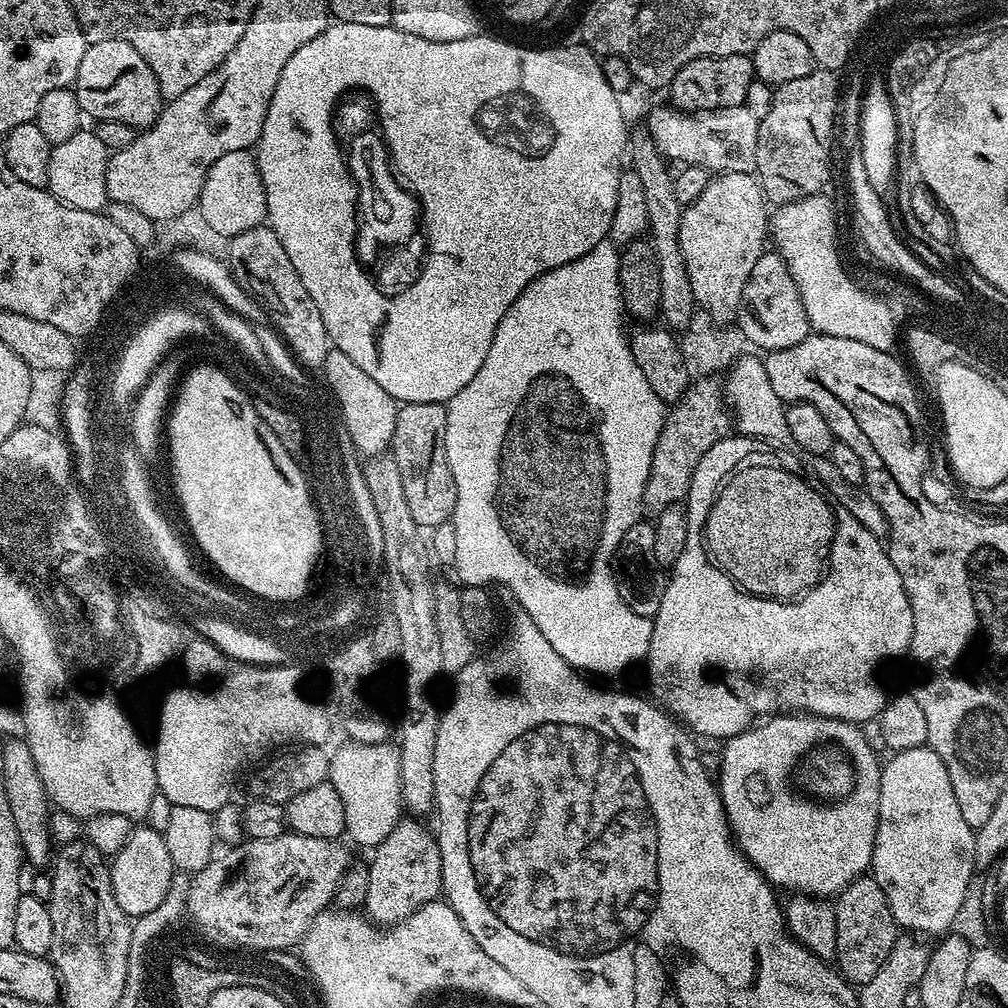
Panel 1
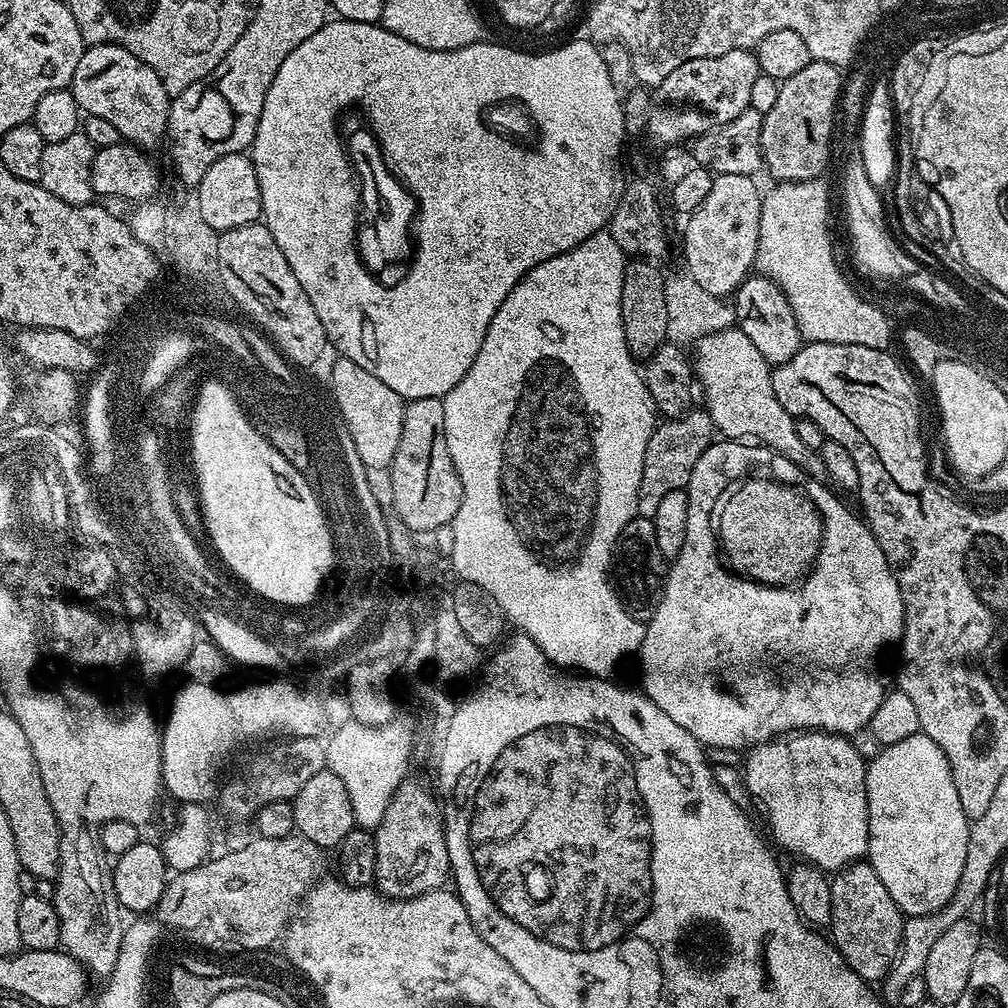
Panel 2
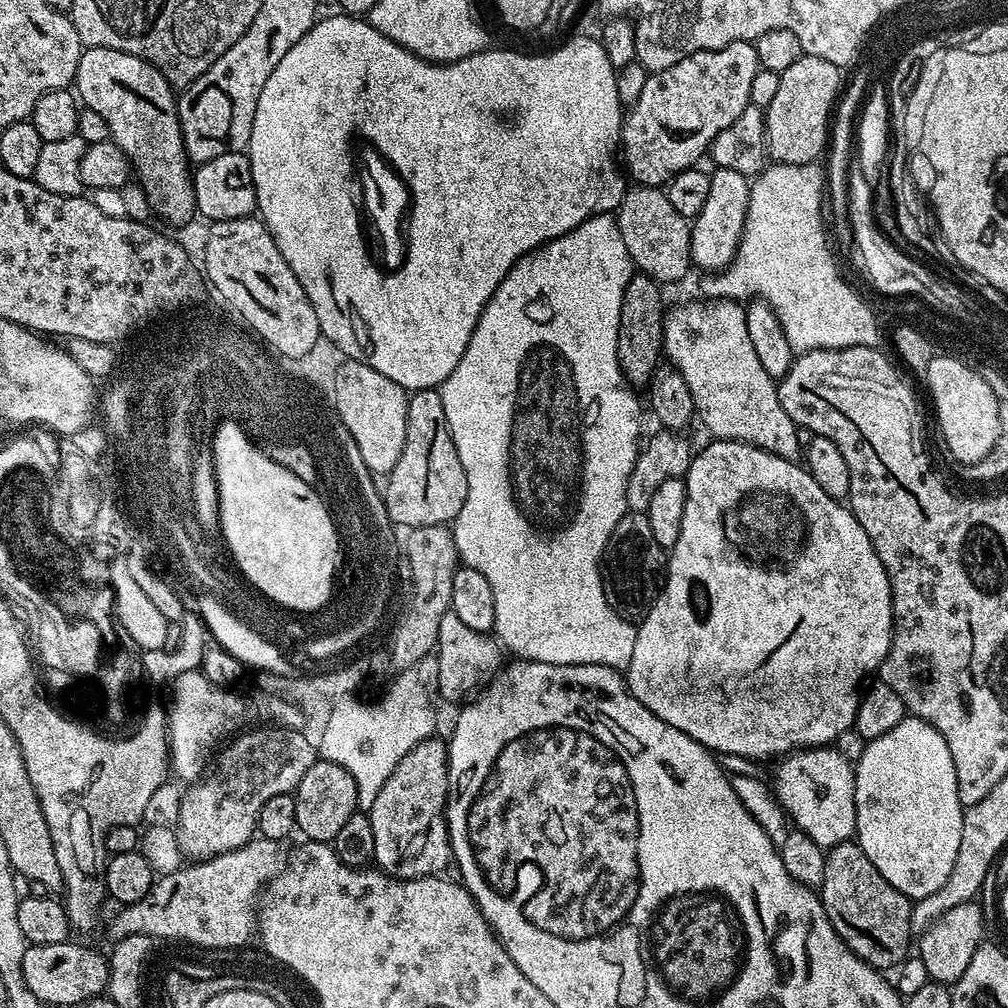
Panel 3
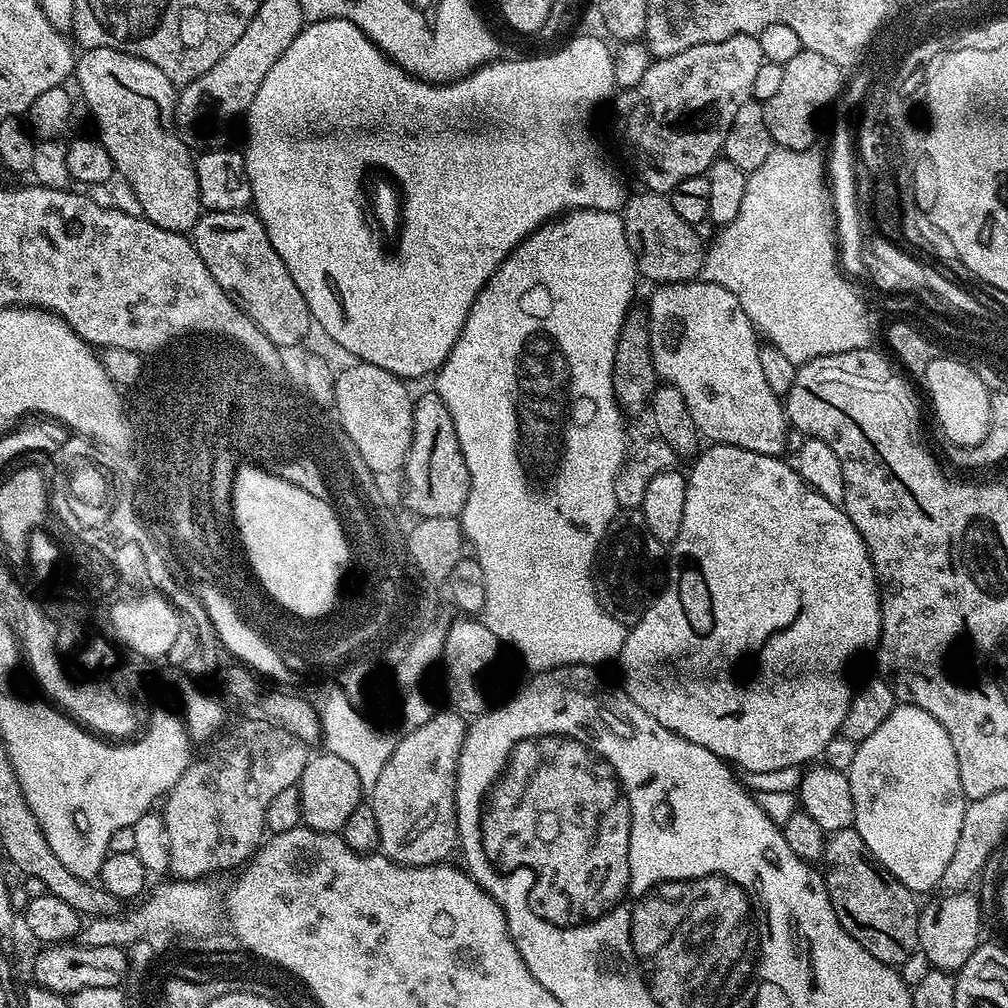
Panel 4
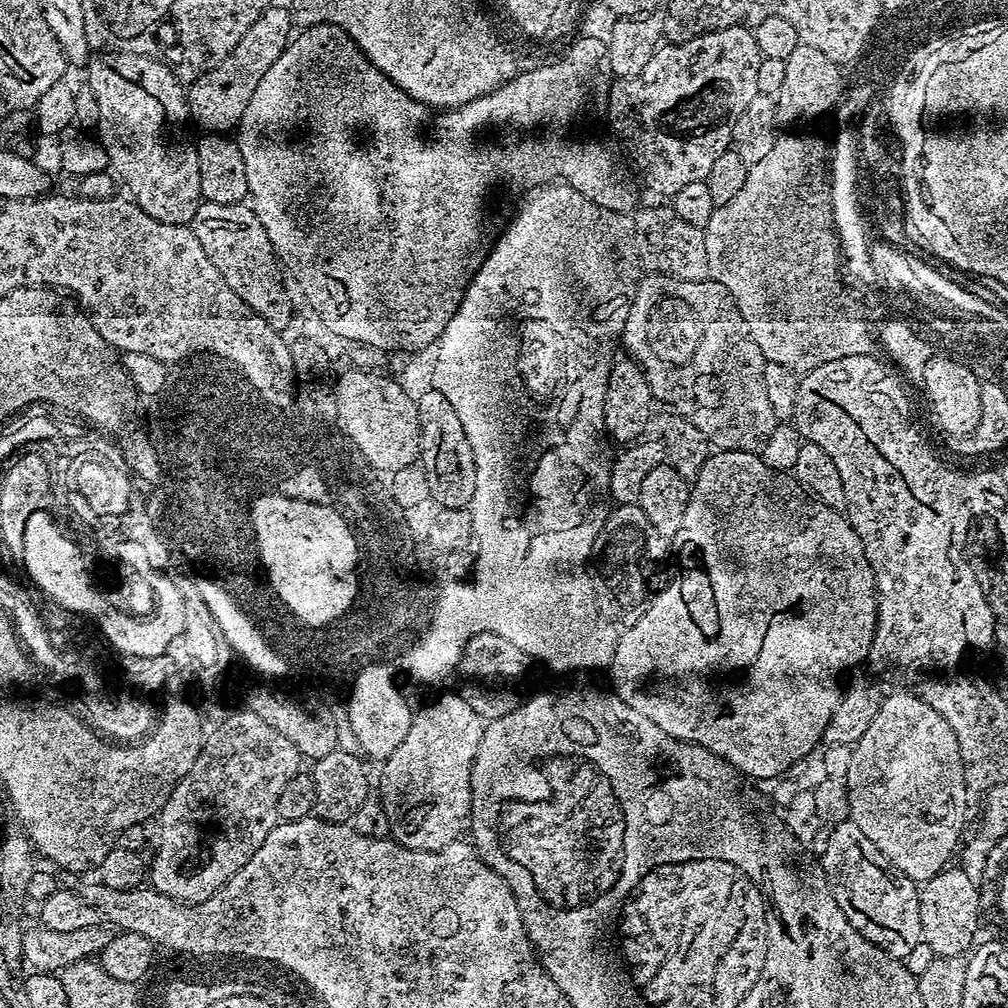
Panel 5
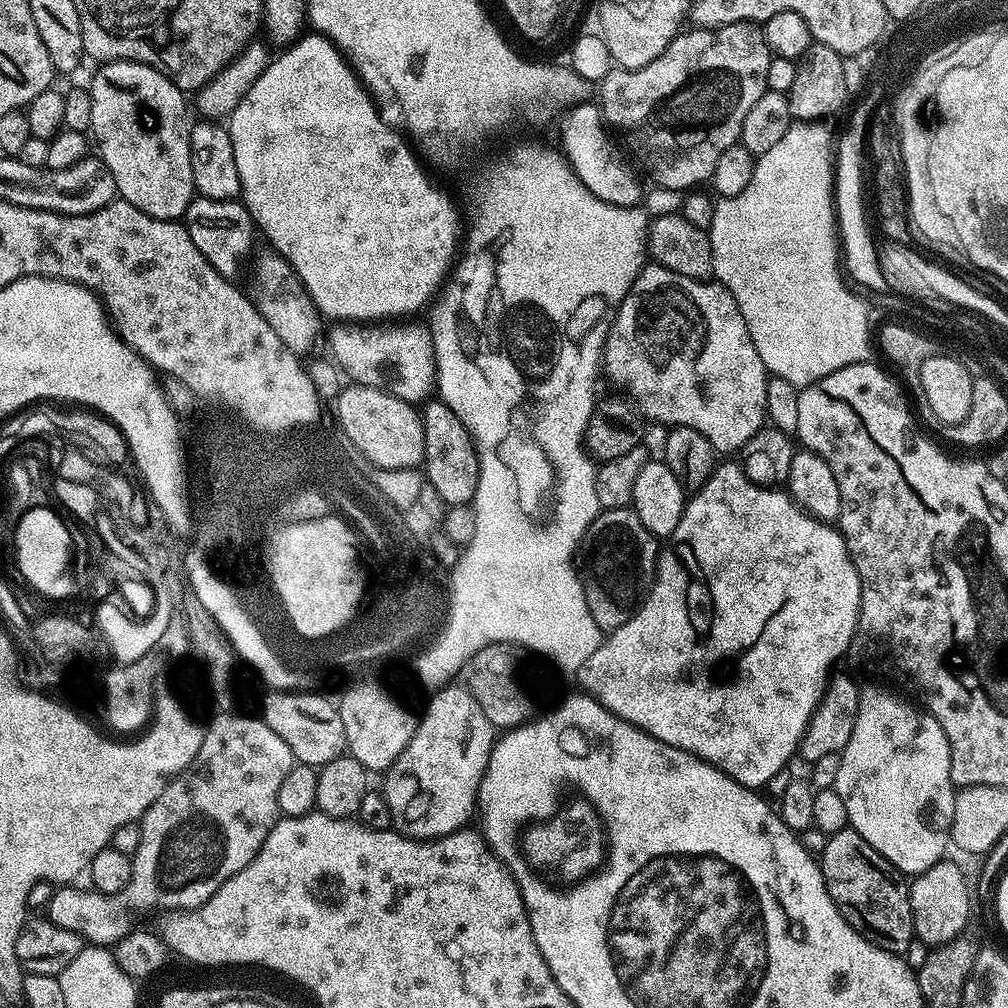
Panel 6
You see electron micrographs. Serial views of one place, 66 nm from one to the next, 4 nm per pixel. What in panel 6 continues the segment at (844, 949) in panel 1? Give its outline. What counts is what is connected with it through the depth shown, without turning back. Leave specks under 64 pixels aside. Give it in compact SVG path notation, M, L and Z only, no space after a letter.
M851 826L840 832L833 832L827 837L824 844L824 853L819 853L818 863L824 875L824 885L830 894L830 898L838 906L838 910L854 926L856 932L860 932L878 947L888 952L904 954L914 939L912 931L912 911L910 910L910 884L905 873L899 872L891 862L882 858L866 838L862 838Z

